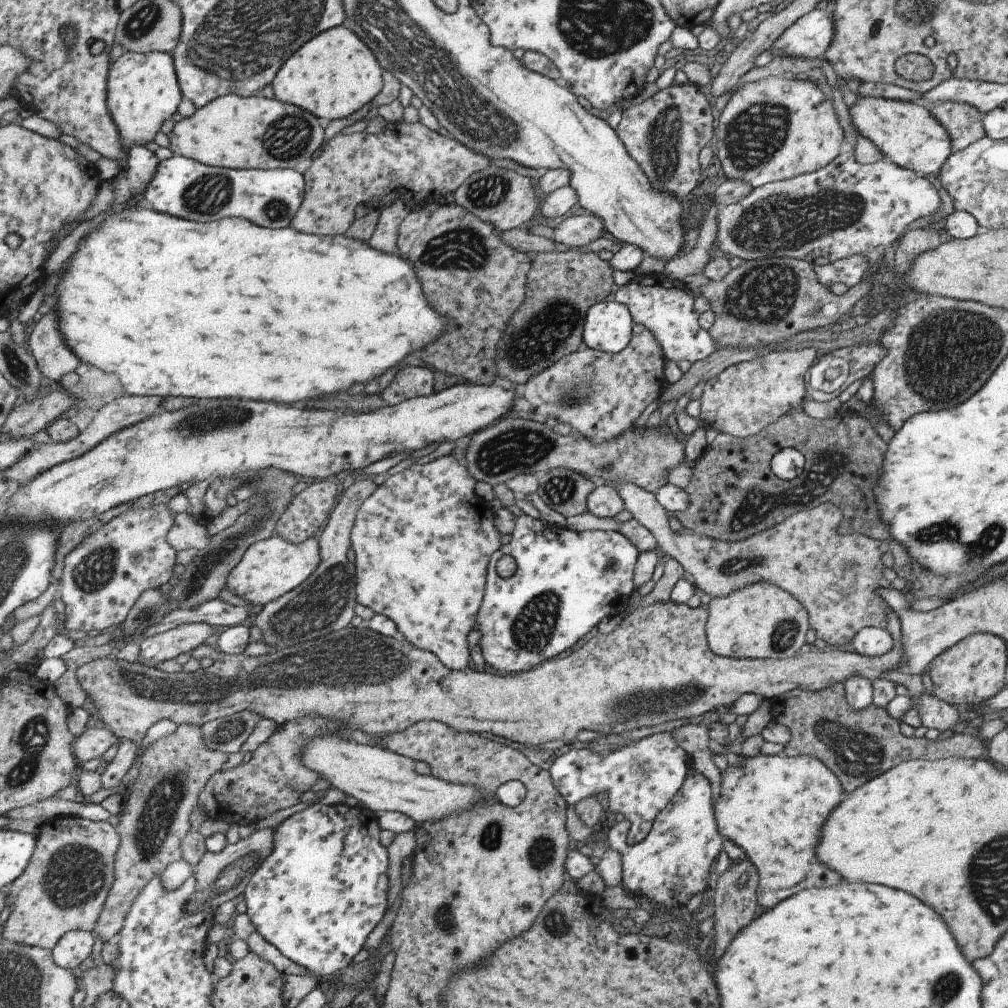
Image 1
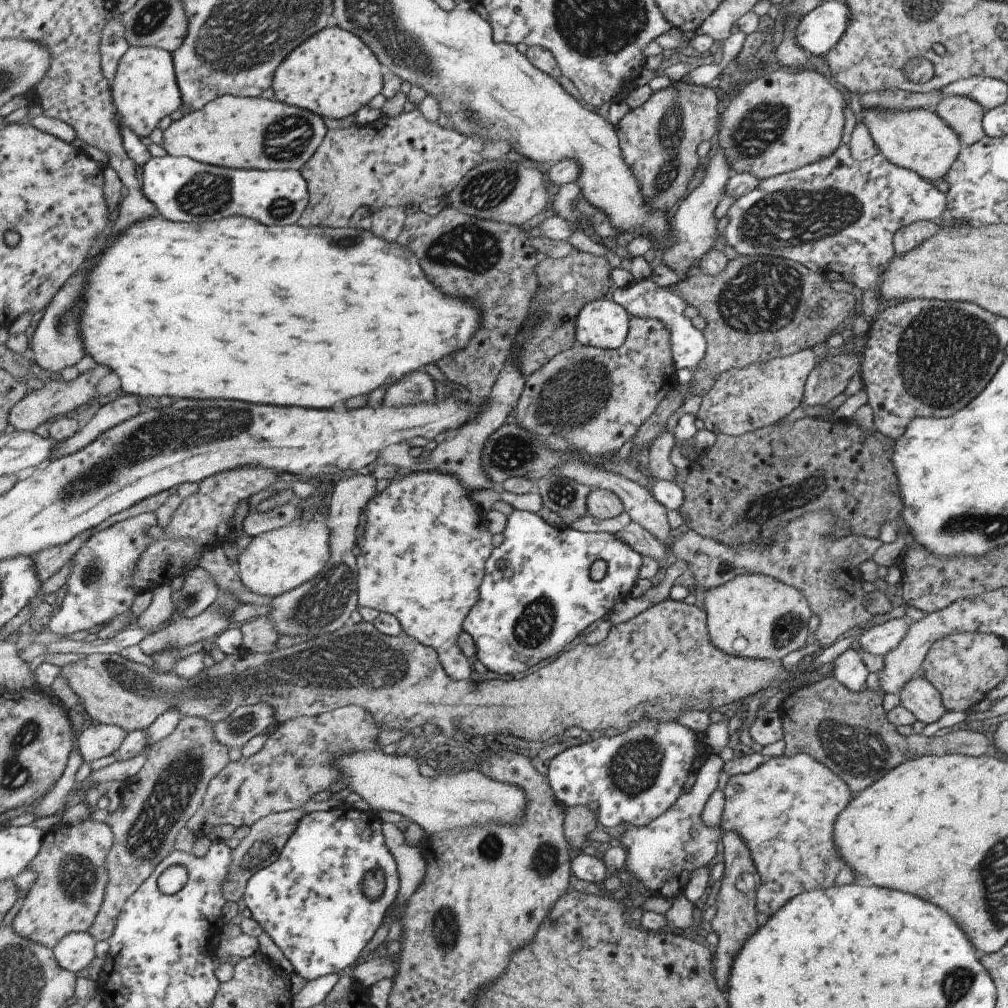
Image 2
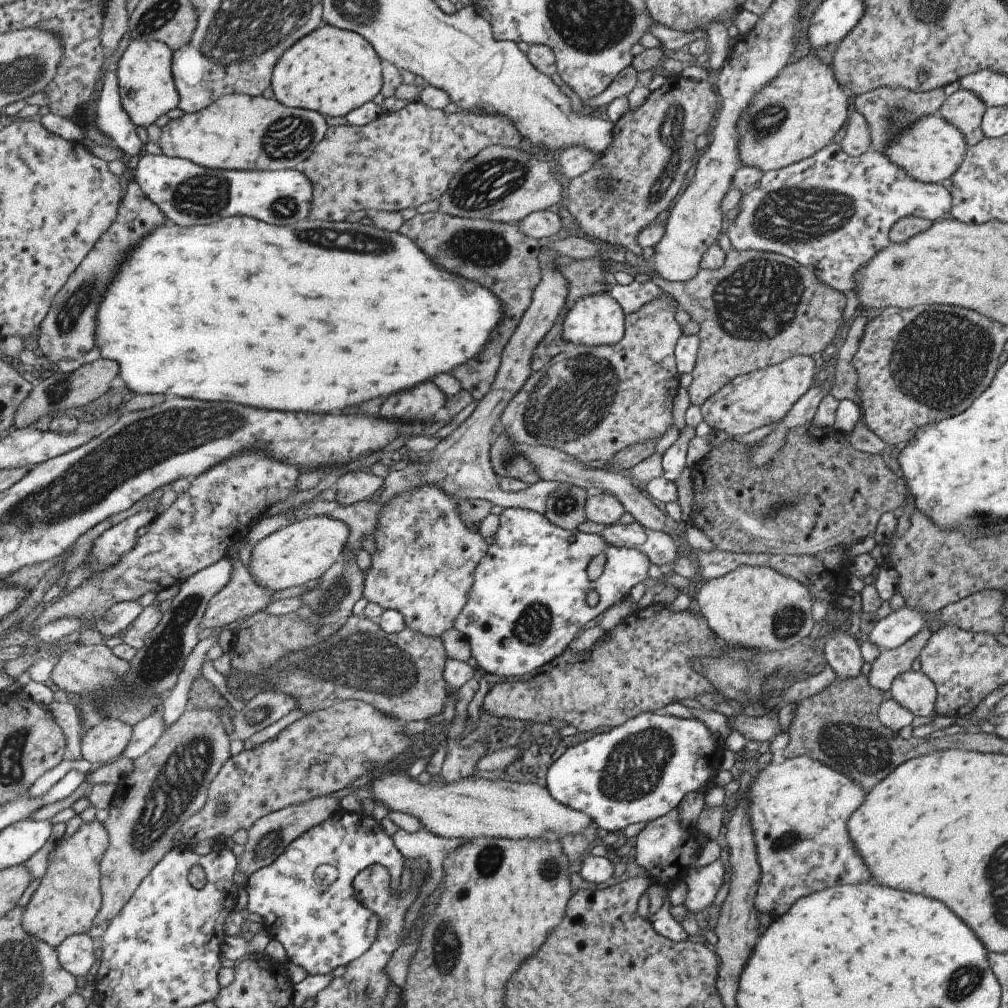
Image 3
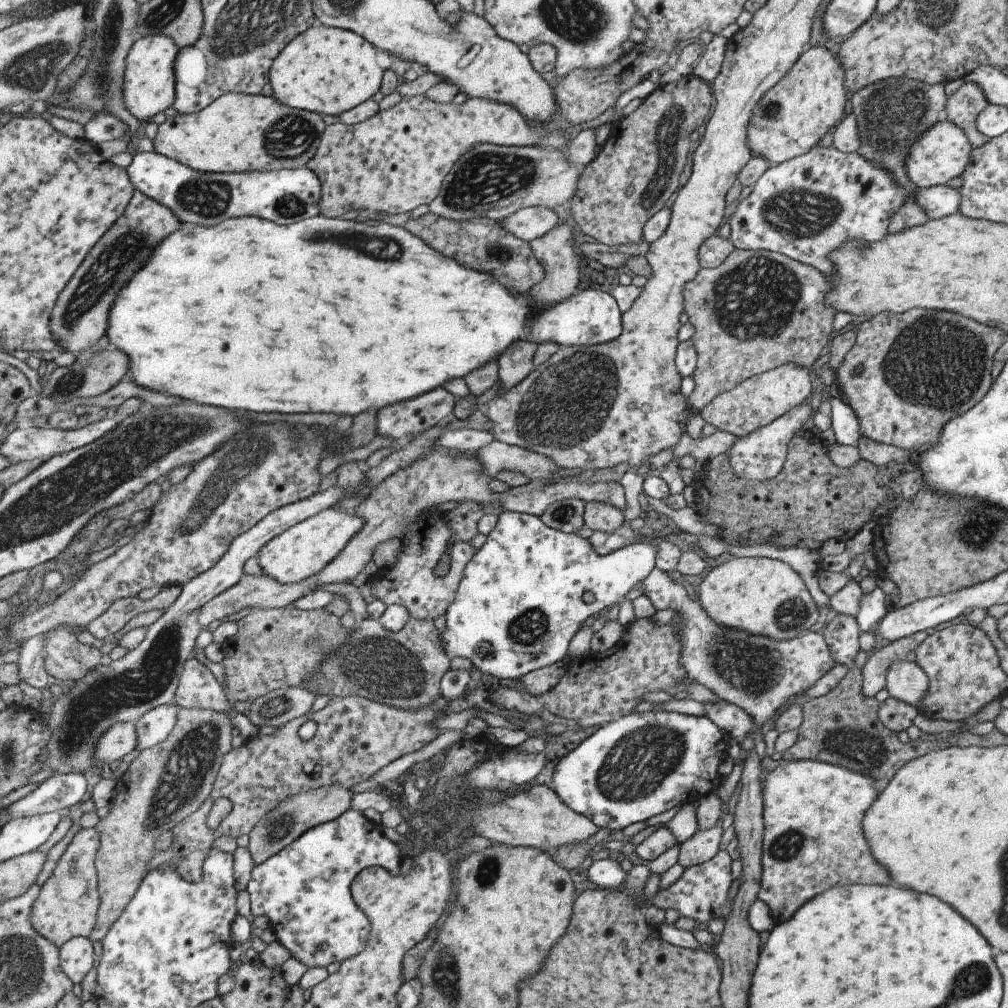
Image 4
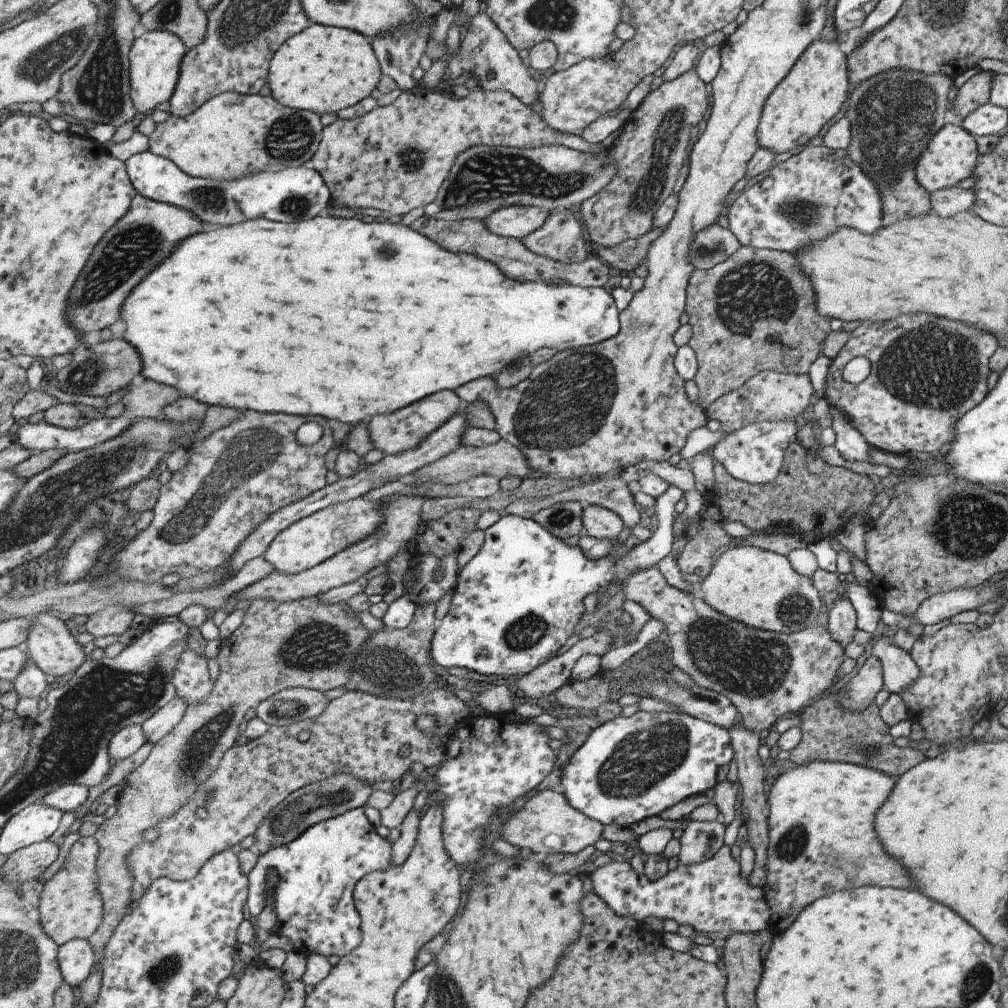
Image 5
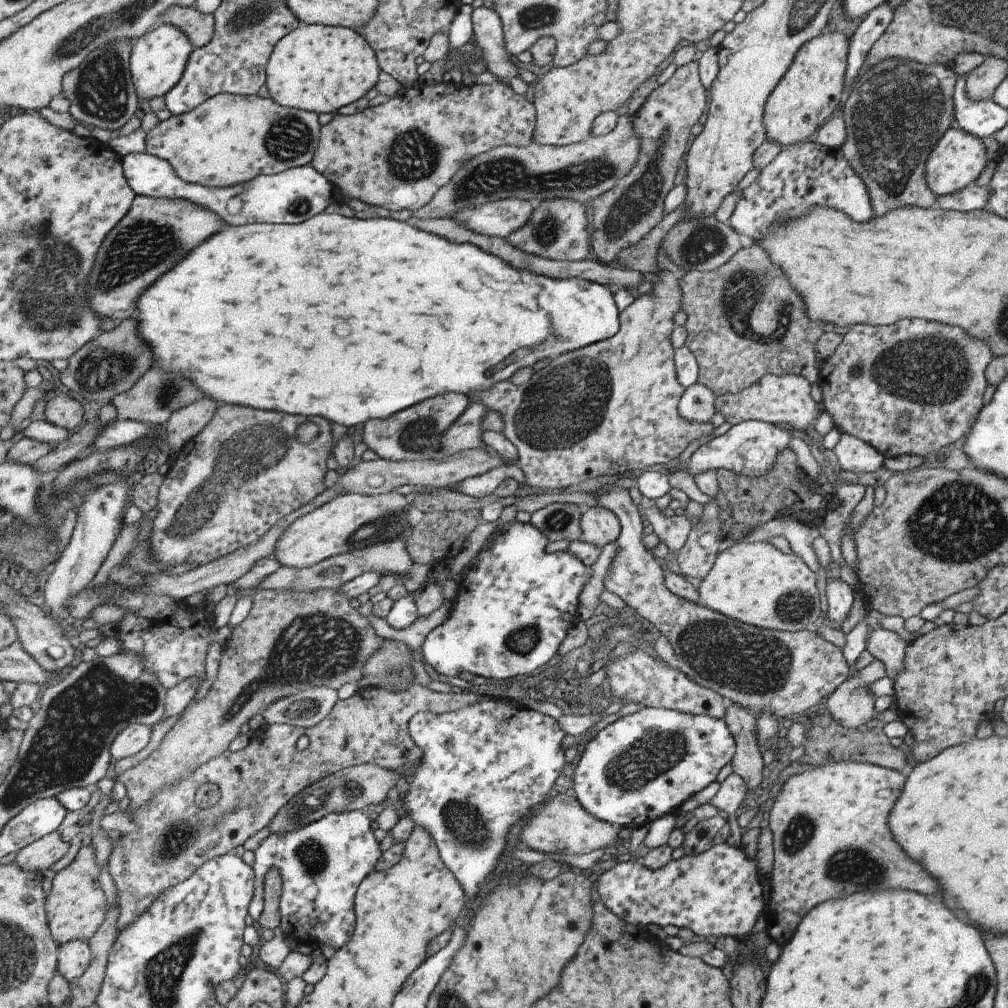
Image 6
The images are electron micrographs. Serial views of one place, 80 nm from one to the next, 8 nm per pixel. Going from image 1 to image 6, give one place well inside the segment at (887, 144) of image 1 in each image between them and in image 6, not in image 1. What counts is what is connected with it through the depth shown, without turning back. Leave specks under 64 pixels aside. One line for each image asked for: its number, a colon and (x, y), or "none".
2: (918, 140)
3: (929, 149)
4: (939, 153)
5: (949, 156)
6: (956, 160)

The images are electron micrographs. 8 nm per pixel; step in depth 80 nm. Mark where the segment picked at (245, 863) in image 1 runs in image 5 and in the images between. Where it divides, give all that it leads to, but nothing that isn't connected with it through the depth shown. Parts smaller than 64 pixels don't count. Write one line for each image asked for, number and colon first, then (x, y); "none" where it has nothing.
2: (263, 845)
3: (268, 838)
4: (284, 825)
5: (330, 798)

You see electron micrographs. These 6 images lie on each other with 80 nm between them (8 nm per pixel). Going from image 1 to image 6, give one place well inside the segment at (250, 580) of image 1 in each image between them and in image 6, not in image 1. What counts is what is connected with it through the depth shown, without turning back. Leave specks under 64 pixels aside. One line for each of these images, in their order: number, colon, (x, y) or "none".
2: (275, 562)
3: (296, 554)
4: (305, 550)
5: (311, 541)
6: (352, 521)

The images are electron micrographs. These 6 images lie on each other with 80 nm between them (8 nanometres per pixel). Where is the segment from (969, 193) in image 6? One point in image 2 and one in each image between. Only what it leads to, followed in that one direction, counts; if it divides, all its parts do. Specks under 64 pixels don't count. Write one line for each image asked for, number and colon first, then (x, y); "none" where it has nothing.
2: (836, 216)
3: (831, 213)
4: (938, 201)
5: (945, 202)

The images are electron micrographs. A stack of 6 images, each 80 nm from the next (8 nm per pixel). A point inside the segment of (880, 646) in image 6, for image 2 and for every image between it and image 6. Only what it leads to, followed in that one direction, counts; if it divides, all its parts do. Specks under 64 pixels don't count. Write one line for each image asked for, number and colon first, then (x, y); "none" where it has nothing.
2: (918, 696)
3: (913, 691)
4: (906, 682)
5: (899, 672)

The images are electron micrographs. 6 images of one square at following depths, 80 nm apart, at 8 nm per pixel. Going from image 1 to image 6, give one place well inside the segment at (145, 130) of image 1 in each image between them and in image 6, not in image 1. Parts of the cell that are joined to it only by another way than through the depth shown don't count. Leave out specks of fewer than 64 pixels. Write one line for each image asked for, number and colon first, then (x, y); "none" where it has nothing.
2: (145, 90)
3: (148, 89)
4: (150, 81)
5: (155, 58)
6: (159, 58)

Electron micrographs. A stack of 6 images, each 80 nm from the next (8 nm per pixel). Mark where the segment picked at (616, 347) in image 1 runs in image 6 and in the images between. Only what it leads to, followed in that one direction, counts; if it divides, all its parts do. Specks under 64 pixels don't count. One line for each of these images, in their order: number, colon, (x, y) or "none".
2: (601, 323)
3: (595, 320)
4: (363, 316)
5: (452, 318)
6: (379, 316)

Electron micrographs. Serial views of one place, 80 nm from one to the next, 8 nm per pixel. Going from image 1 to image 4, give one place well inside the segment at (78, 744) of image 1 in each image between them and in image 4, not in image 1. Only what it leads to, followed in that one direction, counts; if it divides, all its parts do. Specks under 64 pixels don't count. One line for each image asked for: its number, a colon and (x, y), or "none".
2: (98, 740)
3: (105, 742)
4: (120, 739)

